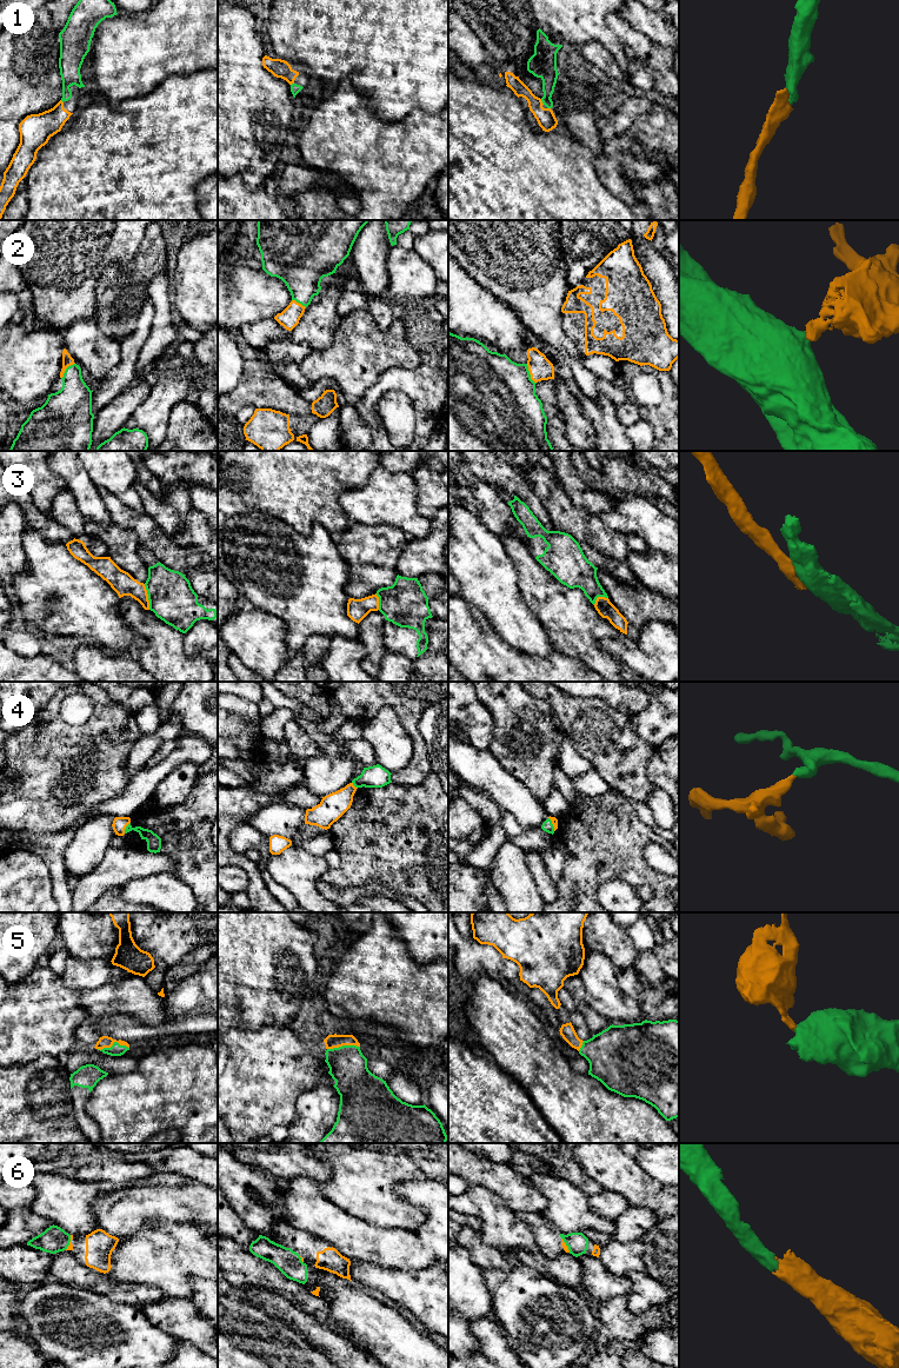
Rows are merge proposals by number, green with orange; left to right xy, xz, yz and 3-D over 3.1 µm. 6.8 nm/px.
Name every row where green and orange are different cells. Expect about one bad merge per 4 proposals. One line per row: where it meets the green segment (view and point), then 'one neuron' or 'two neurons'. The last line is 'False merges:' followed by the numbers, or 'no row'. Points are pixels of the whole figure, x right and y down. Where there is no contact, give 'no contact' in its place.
1: contact yz (541, 100); one neuron
2: contact yz (528, 373); one neuron
3: contact xy (148, 597); two neurons
4: contact xy (126, 828); one neuron
5: contact xz (343, 1046); one neuron
6: contact xy (70, 1241); one neuron
False merges: 3

